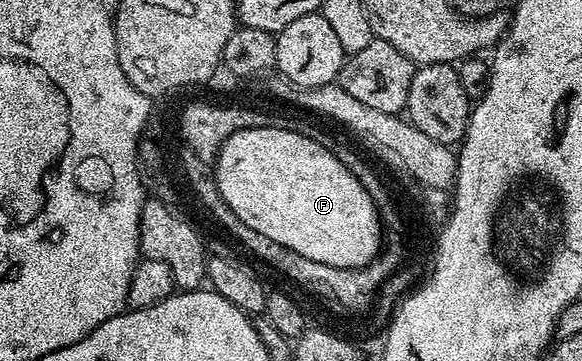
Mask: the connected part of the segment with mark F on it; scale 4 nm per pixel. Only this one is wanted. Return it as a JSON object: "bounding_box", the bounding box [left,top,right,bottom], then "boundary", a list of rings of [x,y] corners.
{"bounding_box":[215,125,383,267],"boundary":[[[276,125],[263,128],[244,128],[241,131],[231,133],[217,154],[215,174],[223,201],[231,207],[232,212],[239,217],[240,221],[251,226],[256,232],[271,237],[271,240],[278,242],[286,252],[294,251],[295,254],[302,255],[305,261],[322,263],[328,267],[368,267],[369,262],[376,259],[382,250],[383,224],[377,213],[377,204],[373,202],[372,197],[367,193],[367,189],[331,152],[324,148],[323,144],[315,142],[311,137],[301,135],[300,130],[288,131],[283,125]]]}

